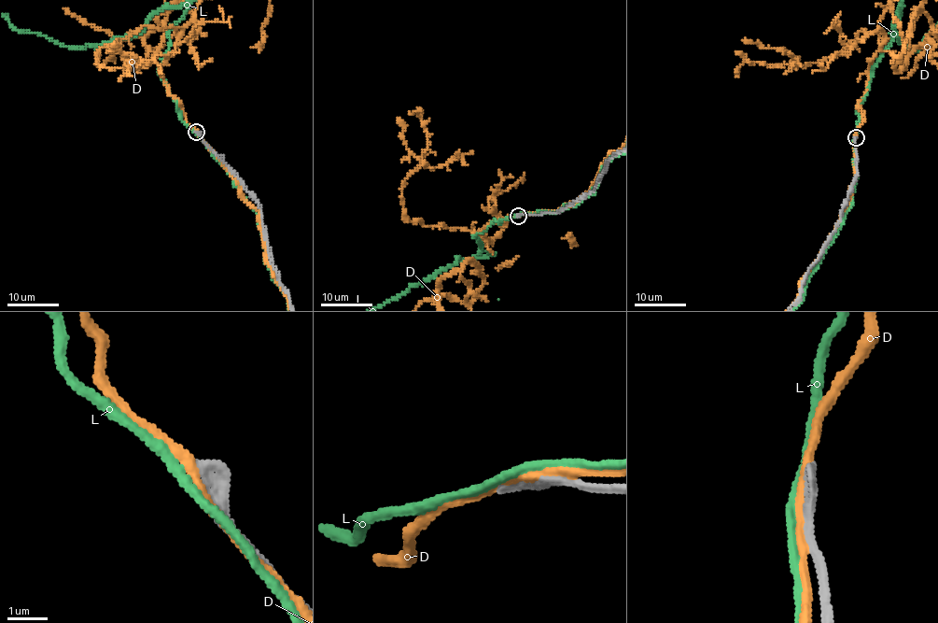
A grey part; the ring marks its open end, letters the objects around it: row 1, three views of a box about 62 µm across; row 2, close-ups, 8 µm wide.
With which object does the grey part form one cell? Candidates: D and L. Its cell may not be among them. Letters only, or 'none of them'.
none of them

